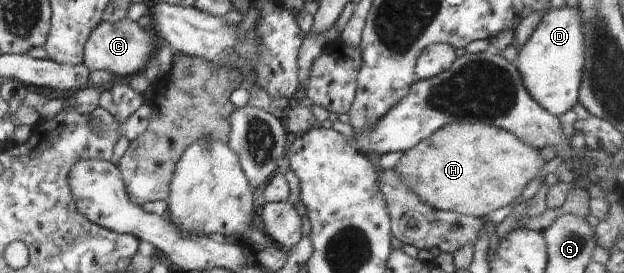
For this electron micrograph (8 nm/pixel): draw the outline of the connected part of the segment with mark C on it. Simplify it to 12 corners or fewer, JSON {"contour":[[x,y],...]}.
{"contour":[[129,18],[101,21],[84,64],[130,79],[157,53],[157,35]]}

